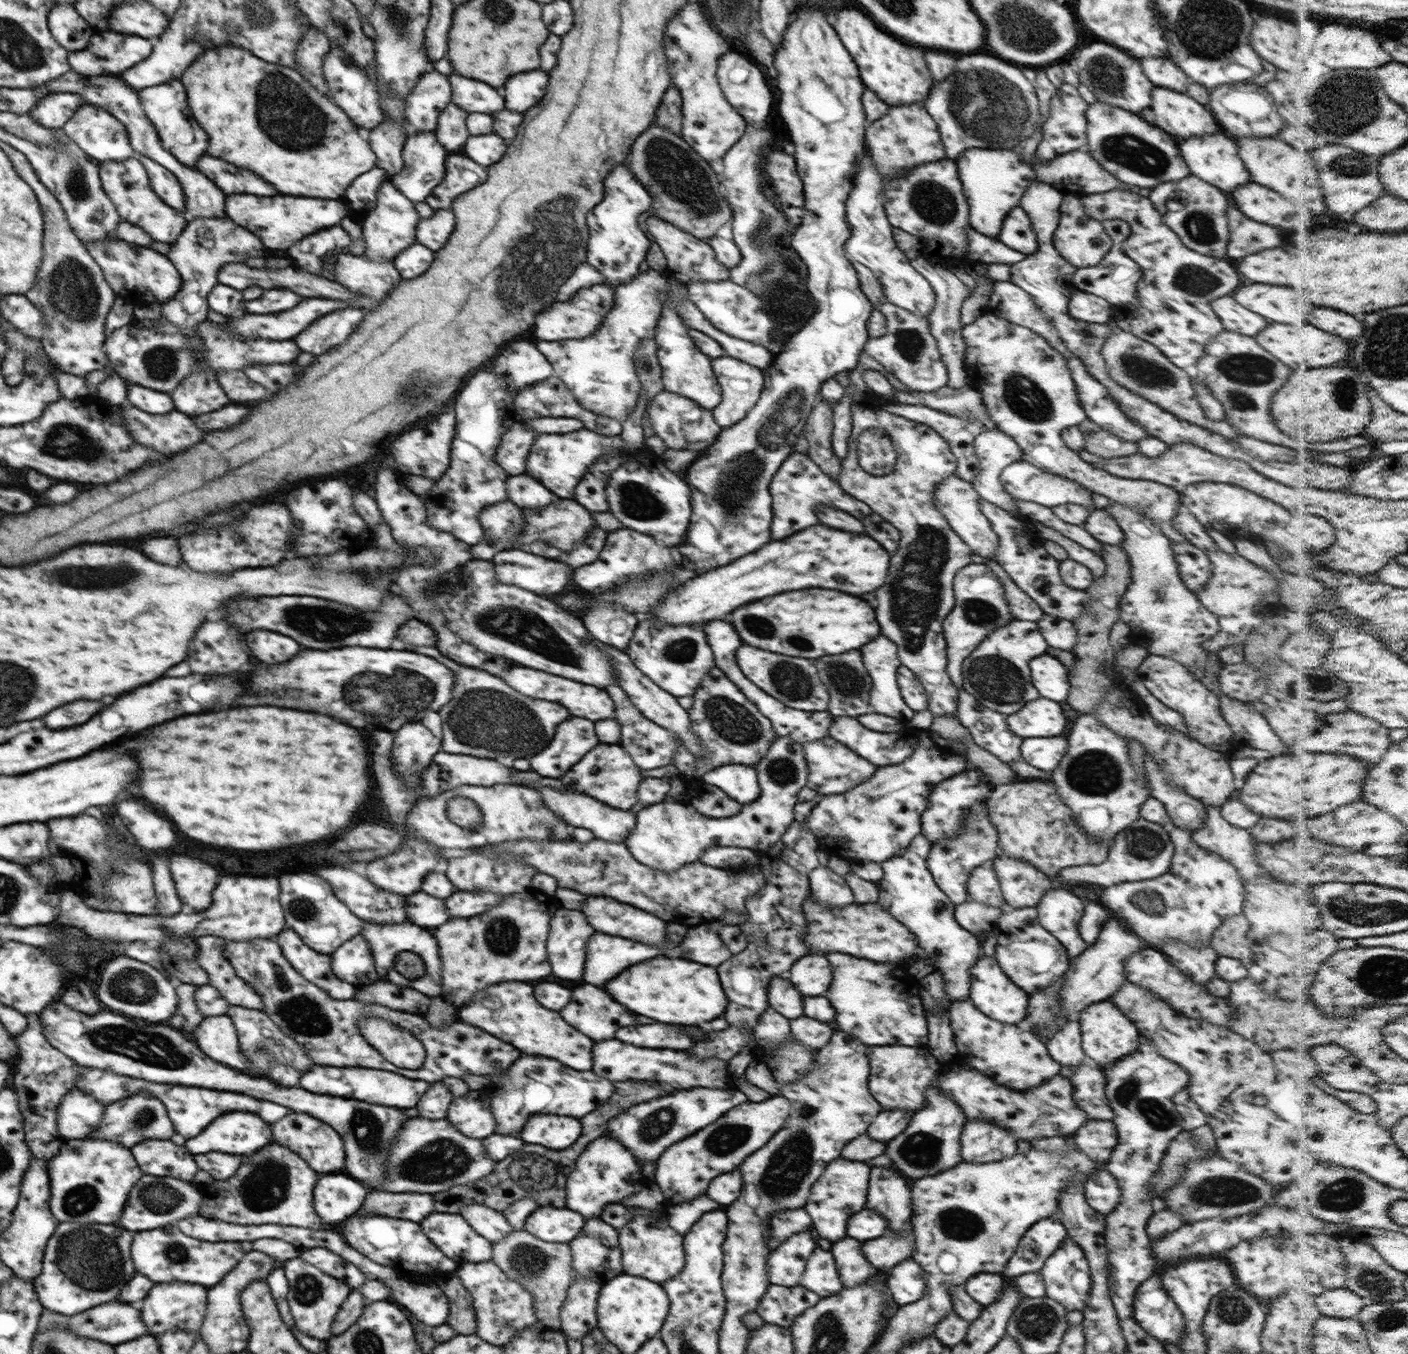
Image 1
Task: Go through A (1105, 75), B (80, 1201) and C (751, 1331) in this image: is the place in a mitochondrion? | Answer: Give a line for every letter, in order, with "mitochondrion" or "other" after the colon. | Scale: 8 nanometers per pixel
A: mitochondrion
B: mitochondrion
C: other

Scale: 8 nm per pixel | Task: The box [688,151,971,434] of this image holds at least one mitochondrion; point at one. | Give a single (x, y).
(932, 201)

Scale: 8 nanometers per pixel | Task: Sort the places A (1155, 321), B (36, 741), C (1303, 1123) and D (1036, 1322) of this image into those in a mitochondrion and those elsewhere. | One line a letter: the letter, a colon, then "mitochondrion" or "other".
A: other
B: other
C: other
D: mitochondrion

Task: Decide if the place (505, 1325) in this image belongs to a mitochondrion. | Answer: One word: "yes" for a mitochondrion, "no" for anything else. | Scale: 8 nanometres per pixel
yes

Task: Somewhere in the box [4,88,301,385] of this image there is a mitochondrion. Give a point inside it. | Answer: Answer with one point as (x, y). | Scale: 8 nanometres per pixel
(76, 295)

